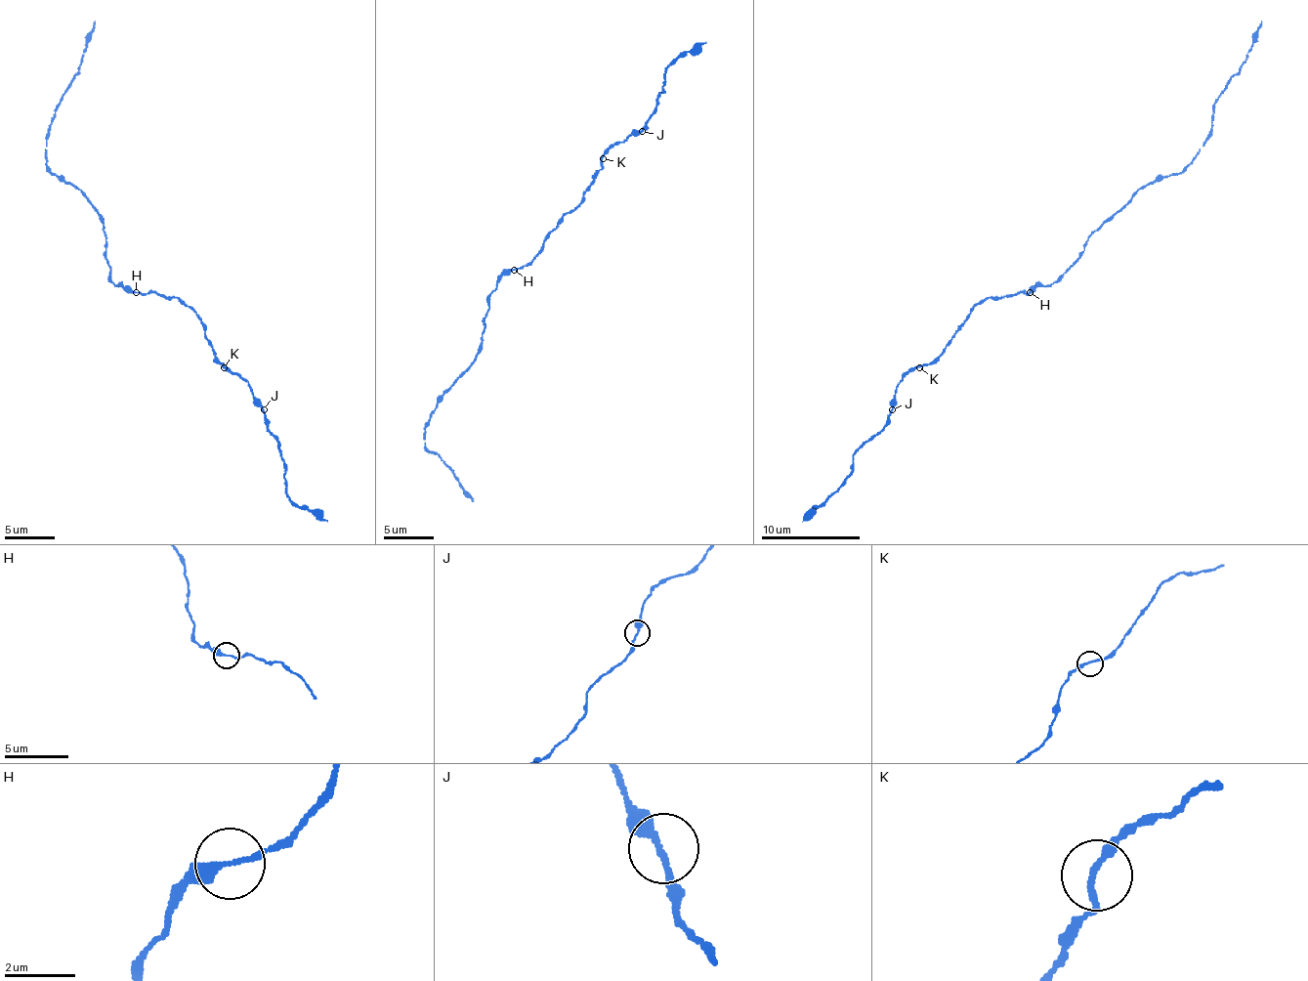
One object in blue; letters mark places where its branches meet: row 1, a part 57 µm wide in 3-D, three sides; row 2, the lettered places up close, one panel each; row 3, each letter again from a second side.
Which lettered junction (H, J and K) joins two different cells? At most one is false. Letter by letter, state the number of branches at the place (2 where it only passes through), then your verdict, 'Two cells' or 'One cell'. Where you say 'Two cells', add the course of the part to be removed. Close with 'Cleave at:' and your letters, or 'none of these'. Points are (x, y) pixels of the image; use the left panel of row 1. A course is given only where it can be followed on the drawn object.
H: Branches: 2. One cell
J: Branches: 2. One cell
K: Branches: 2. One cell
Cleave at: none of these

